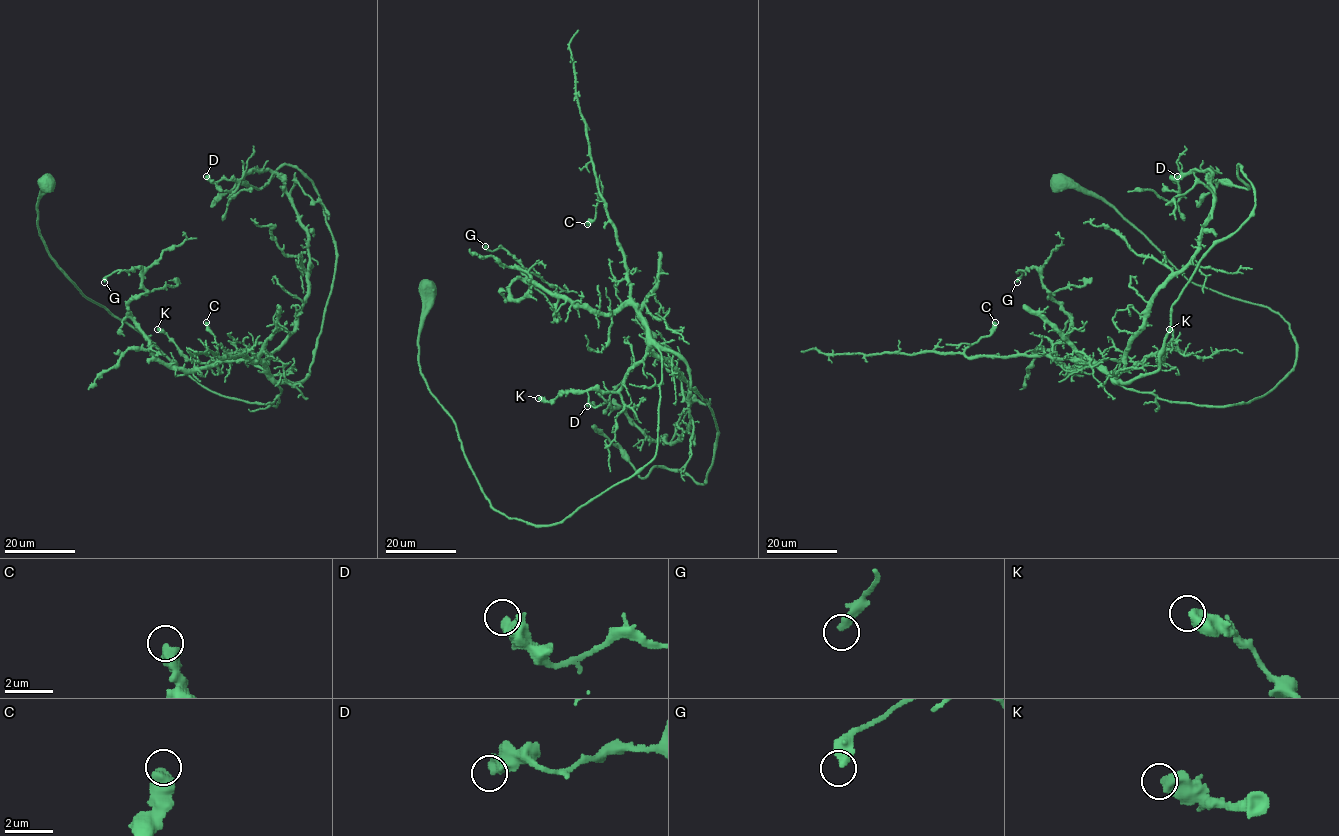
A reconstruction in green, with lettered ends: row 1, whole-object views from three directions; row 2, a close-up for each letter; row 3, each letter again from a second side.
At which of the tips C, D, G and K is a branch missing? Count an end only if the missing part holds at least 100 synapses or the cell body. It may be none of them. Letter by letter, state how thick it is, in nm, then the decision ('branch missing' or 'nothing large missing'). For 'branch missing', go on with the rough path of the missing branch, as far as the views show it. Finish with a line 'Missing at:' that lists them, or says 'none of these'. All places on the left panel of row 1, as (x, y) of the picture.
C: calibre 600 nm; nothing large missing
D: calibre 480 nm; nothing large missing
G: calibre 420 nm; nothing large missing
K: calibre 550 nm; nothing large missing
Missing at: none of these

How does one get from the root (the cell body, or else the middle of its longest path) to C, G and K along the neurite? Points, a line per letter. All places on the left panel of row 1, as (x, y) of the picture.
C: (47, 180), (39, 235), (88, 299), (211, 391), (276, 406), (268, 370), (221, 357), (206, 322)
G: (47, 180), (88, 299), (277, 404), (260, 362), (162, 362), (140, 268), (104, 282)
K: (47, 180), (39, 235), (88, 299), (211, 391), (277, 404), (280, 388), (241, 354), (196, 362), (157, 329)

